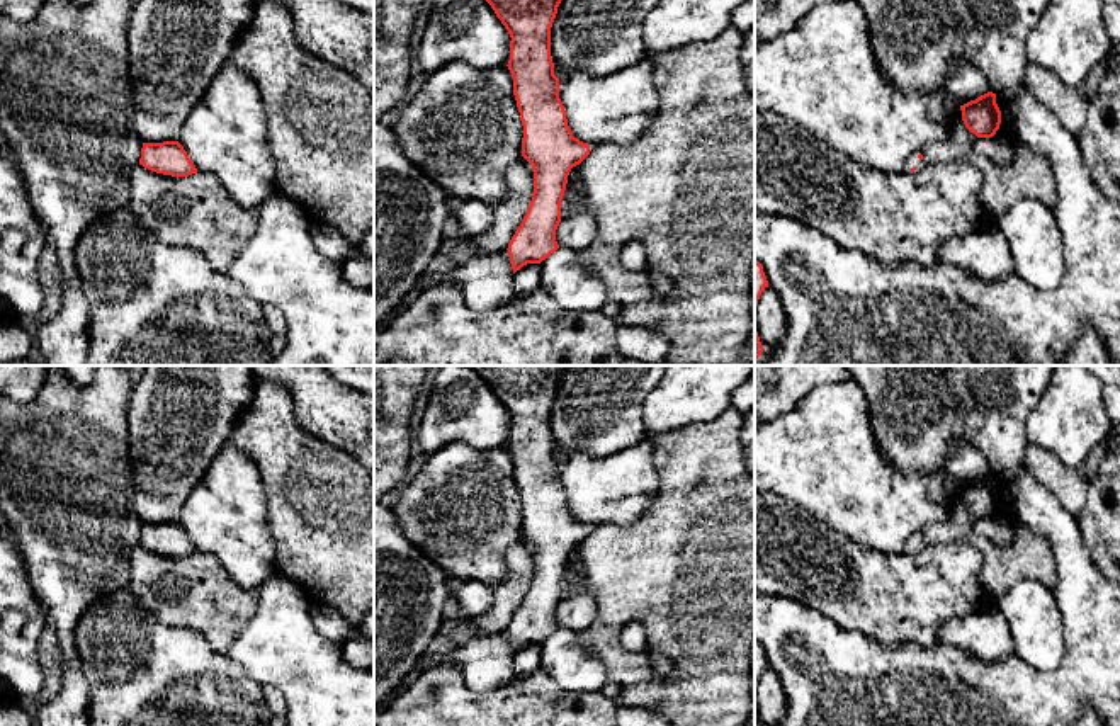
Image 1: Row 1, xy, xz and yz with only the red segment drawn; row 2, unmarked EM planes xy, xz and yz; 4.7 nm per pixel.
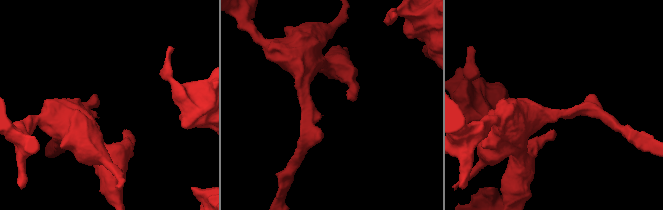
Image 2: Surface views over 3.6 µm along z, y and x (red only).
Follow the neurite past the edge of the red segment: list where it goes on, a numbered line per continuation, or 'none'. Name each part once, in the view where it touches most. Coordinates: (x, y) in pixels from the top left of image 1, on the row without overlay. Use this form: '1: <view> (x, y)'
1: yz (913, 541)

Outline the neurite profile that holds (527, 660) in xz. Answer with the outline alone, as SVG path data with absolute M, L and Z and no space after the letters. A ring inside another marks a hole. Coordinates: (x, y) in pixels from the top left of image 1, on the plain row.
M527 644L513 655L513 672L529 675L540 668L540 644Z

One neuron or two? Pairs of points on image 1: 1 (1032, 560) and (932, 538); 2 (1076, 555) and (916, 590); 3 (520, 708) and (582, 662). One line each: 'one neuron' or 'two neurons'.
1: one neuron
2: two neurons
3: two neurons

